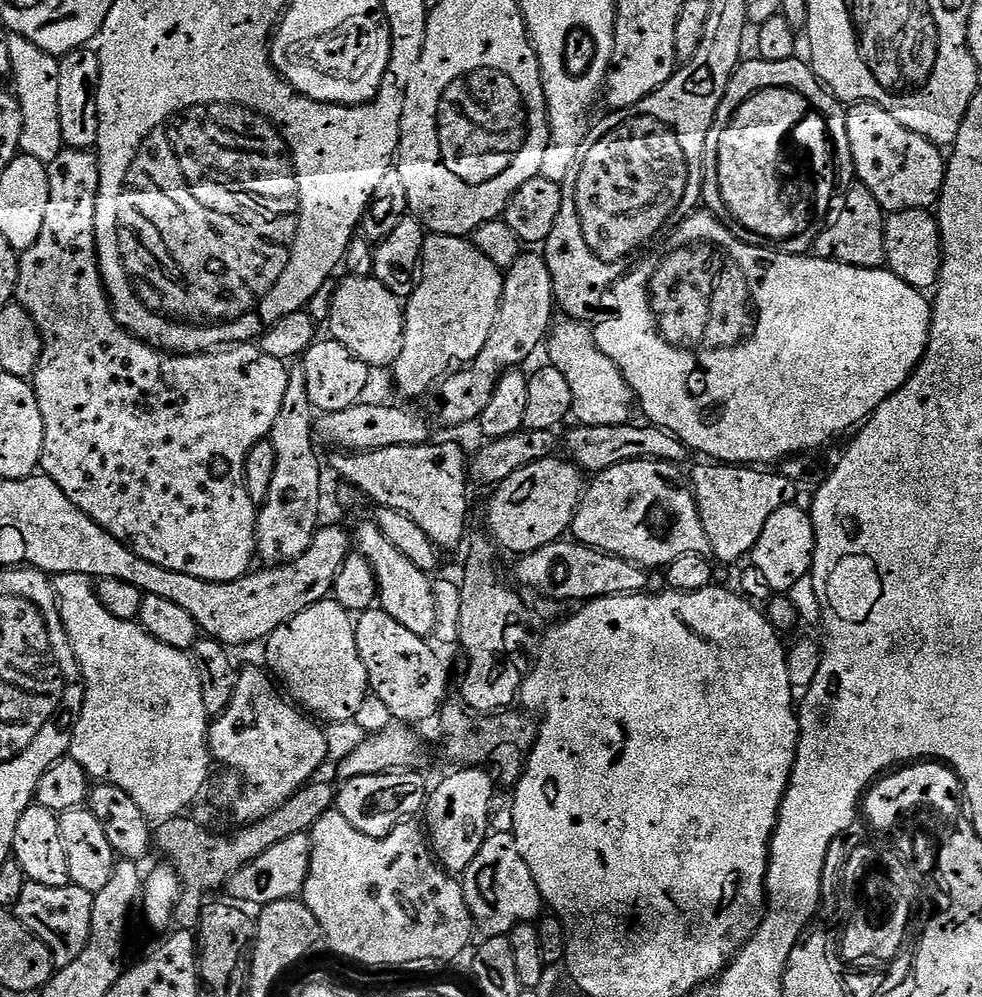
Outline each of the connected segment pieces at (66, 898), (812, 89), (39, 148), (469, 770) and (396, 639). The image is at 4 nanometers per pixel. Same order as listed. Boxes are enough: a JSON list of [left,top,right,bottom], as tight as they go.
[[14,882,94,969],[720,58,857,190],[10,35,65,165],[426,766,494,874],[355,610,448,726]]

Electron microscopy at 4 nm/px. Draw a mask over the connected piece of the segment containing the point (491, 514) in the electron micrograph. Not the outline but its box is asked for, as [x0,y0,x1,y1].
[487,458,586,554]

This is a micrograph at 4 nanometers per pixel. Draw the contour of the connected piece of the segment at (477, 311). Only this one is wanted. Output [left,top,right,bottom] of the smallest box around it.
[396,235,504,396]

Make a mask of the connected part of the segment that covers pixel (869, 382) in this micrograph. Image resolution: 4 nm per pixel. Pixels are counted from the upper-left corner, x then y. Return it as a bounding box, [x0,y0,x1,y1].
[595,210,932,466]

